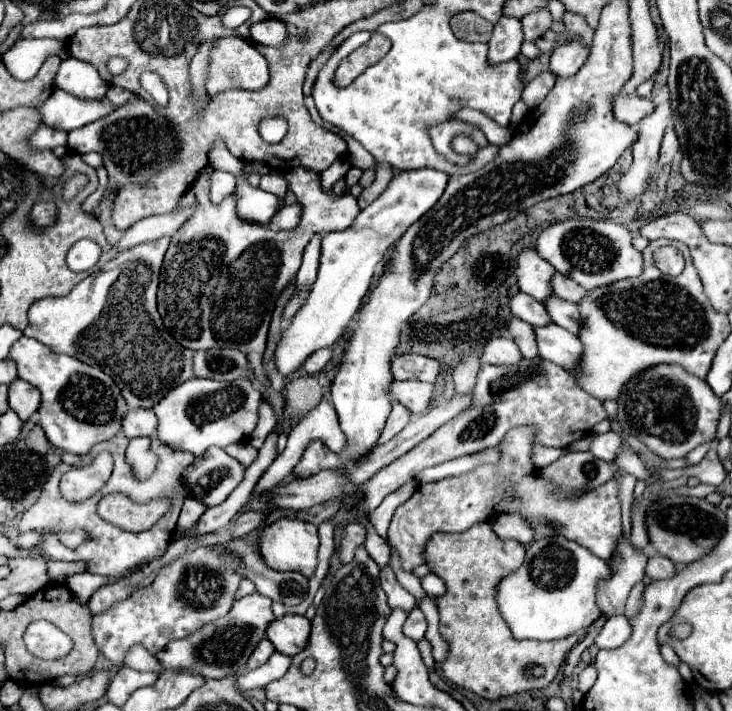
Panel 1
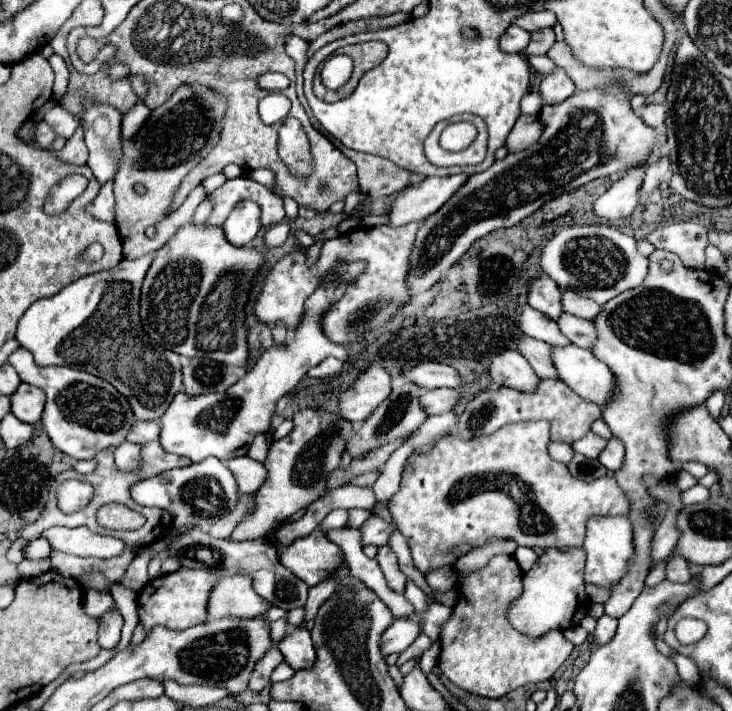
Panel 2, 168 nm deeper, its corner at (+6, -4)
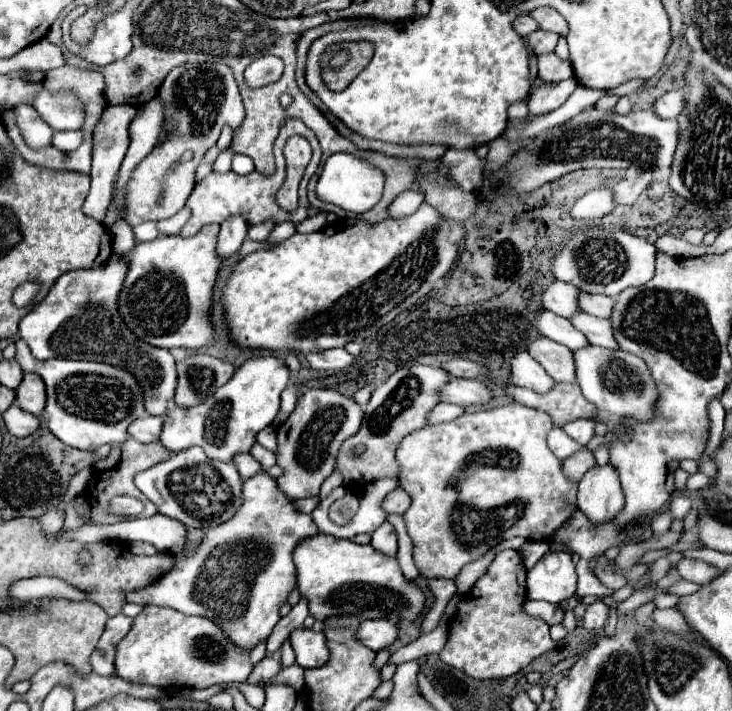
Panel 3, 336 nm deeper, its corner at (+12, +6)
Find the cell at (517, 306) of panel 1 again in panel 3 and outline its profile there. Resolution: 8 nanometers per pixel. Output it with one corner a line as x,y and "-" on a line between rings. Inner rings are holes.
542,311
538,315
536,327
544,337
548,337
552,341
558,341
558,343
570,347
572,351
588,347
588,339
568,319
560,317
560,315
552,313
552,311

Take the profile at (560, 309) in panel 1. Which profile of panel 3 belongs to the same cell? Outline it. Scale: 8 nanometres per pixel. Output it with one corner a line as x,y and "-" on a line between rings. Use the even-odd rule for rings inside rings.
576,313
576,317
570,319
572,325
576,325
576,329
580,329
590,345
598,345
598,347
608,347
608,349
616,349
618,343
614,339
614,331
612,331
612,323
610,319
600,319
600,317
592,317
588,313

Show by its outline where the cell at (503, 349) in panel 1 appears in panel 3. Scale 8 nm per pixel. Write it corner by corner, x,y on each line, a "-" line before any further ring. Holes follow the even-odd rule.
526,351
516,353
516,357
512,357
510,383
532,389
536,393
548,393
556,385
556,381
548,377
544,367
536,363
536,359
532,359

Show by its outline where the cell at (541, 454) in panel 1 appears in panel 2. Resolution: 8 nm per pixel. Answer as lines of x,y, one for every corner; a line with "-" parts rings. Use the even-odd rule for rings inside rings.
550,443
548,453
550,453
552,459
556,459
560,463
568,463
574,457
574,449
566,443

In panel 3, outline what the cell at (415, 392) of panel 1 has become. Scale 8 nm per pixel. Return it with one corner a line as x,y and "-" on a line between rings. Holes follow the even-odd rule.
454,379
448,381
442,389
442,401
444,403
454,403
462,407
482,407
492,401
492,389
484,385
480,379

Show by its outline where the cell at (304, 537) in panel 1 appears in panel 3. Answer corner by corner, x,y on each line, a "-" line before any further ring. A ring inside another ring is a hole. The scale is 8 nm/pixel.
316,535
302,541
296,547
294,563
298,569
298,591
308,601
310,615
316,621
326,621
338,615
356,615
362,619
392,619
392,621
416,621
426,609
426,595
416,581
408,581
398,565
396,557
376,551
372,545
358,545
348,539
336,539
330,535

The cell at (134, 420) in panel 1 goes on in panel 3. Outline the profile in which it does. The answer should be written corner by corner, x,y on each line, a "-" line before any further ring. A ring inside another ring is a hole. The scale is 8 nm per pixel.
146,415
142,419
136,419
130,427
128,433
132,439
140,441
140,443
154,443
160,439
160,431
162,431
162,417
152,417

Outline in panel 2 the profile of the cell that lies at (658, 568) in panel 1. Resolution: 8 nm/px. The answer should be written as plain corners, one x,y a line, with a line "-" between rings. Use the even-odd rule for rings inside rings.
672,557
666,561
666,579
674,581
674,583
686,583
690,581
690,569
686,559
682,557

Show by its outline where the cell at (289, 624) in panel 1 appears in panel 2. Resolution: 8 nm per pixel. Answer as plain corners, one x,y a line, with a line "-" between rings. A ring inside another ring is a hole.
294,627
276,647
284,655
284,661
292,665
292,669
304,669
316,659
310,631
306,627

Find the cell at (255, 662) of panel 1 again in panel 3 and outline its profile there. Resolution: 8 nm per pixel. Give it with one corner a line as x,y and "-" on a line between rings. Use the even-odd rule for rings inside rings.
276,651
276,653
272,653
272,655
266,655
266,657
254,667
254,671
252,671
250,677
248,677
248,683
252,683
252,685
262,685
264,681
272,679
280,669
282,669
280,651

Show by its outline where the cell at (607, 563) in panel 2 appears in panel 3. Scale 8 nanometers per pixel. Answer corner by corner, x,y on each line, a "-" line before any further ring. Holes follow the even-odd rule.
612,463
594,465
578,483
578,509
590,517
592,523
610,521
624,505
620,477

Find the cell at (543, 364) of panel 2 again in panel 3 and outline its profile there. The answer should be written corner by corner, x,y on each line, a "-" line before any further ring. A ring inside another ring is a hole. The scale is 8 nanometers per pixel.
540,337
528,345
528,353
546,369
550,377
558,383
574,383
576,381
576,365
574,353
552,339

